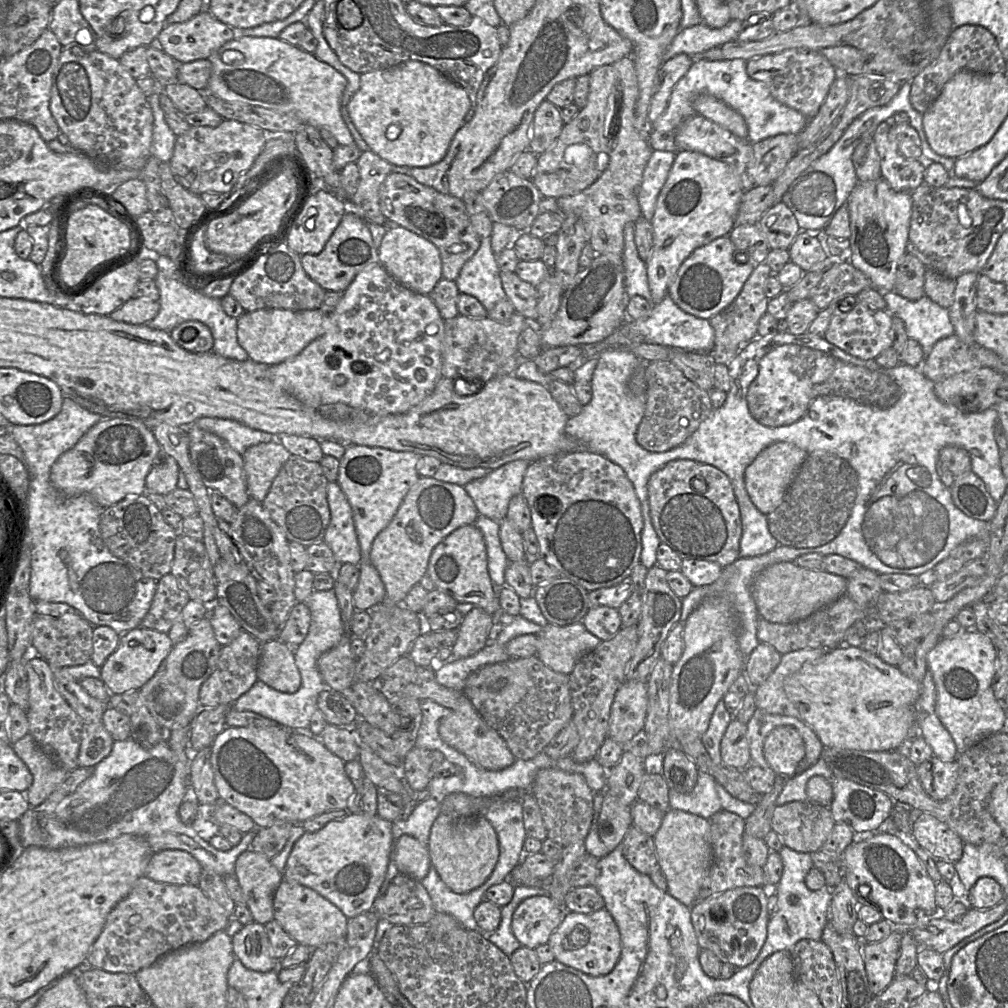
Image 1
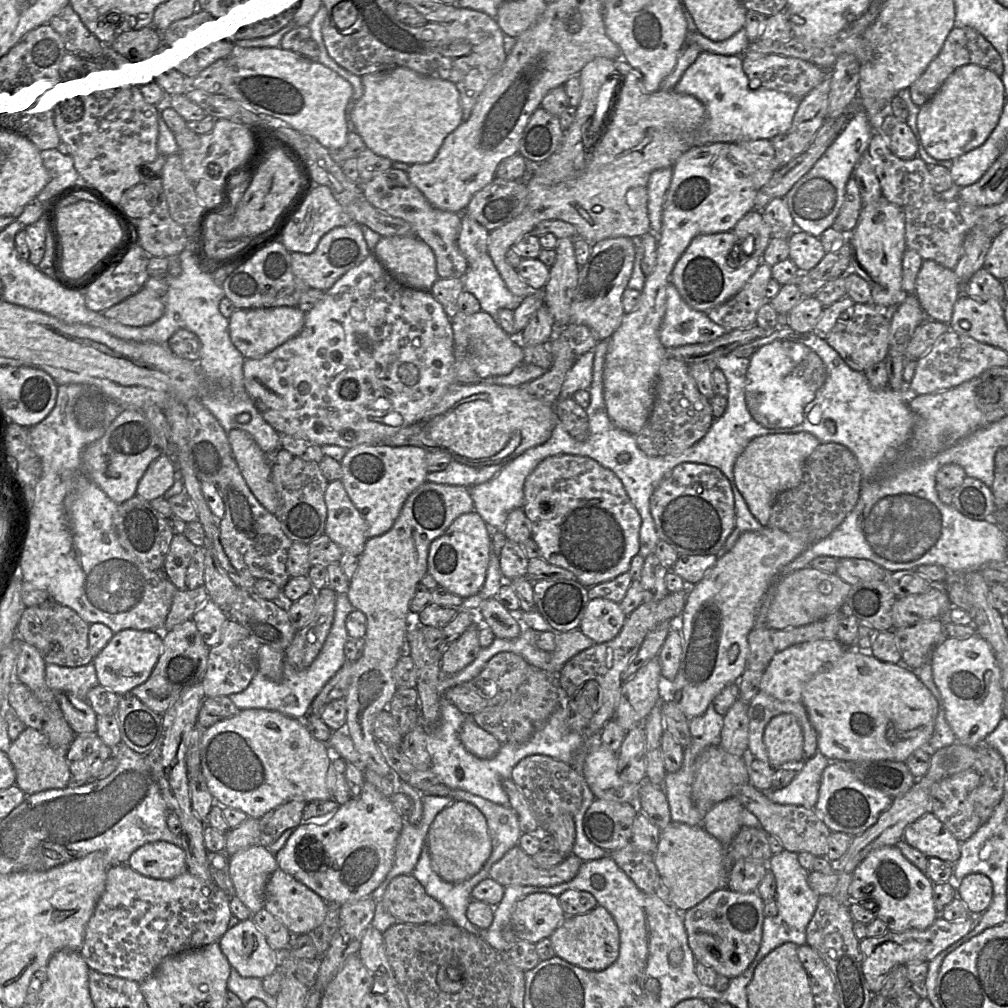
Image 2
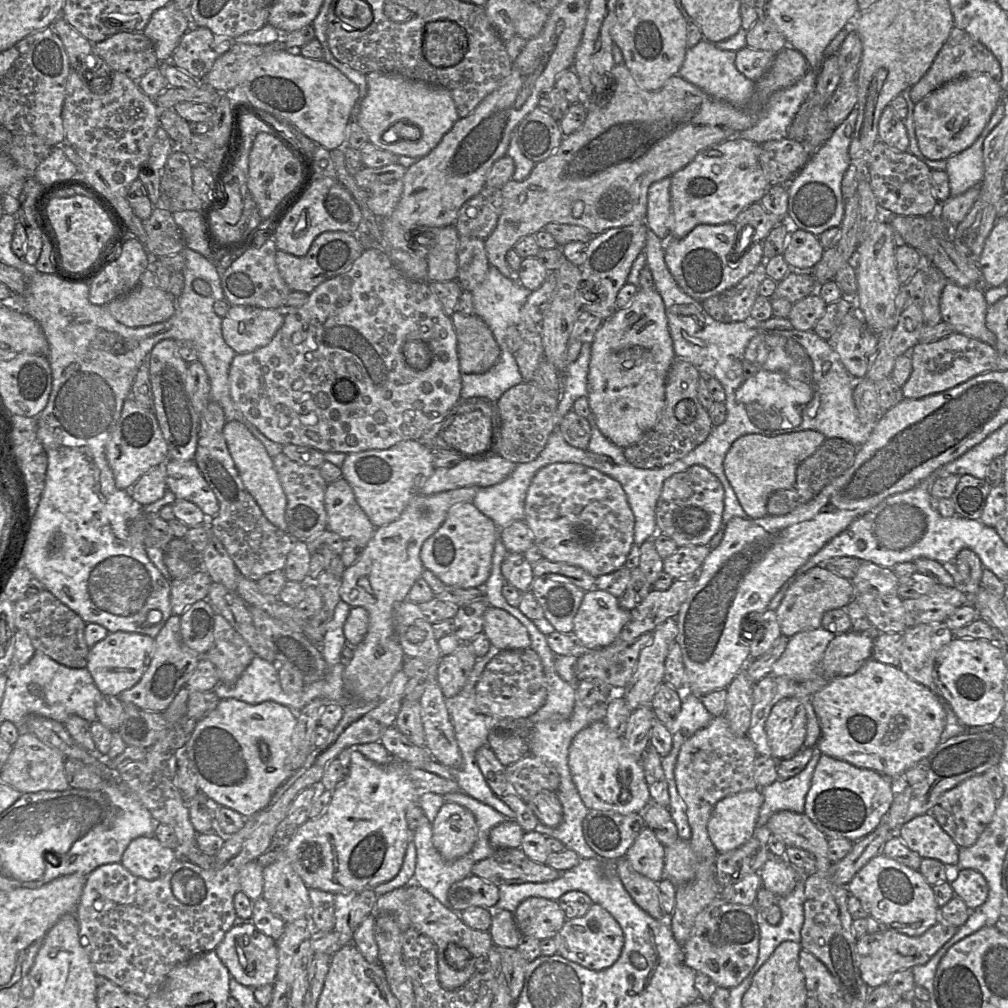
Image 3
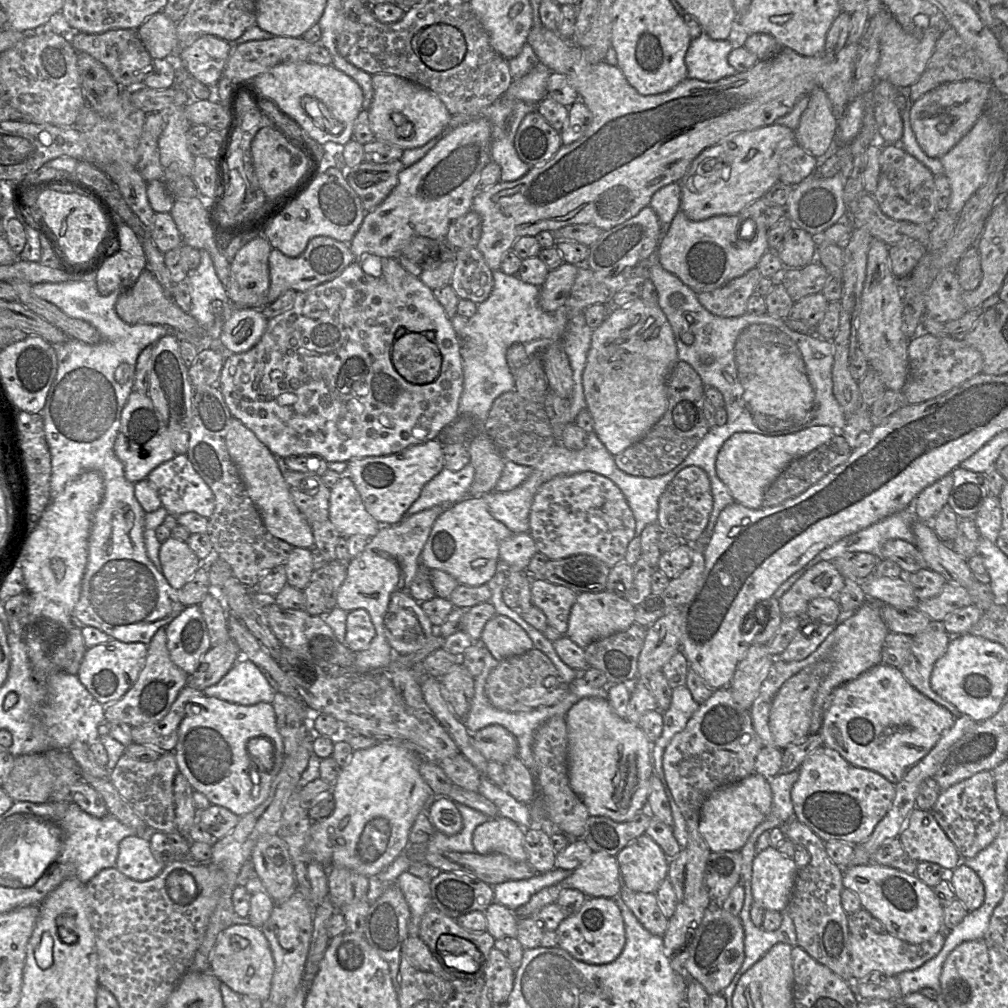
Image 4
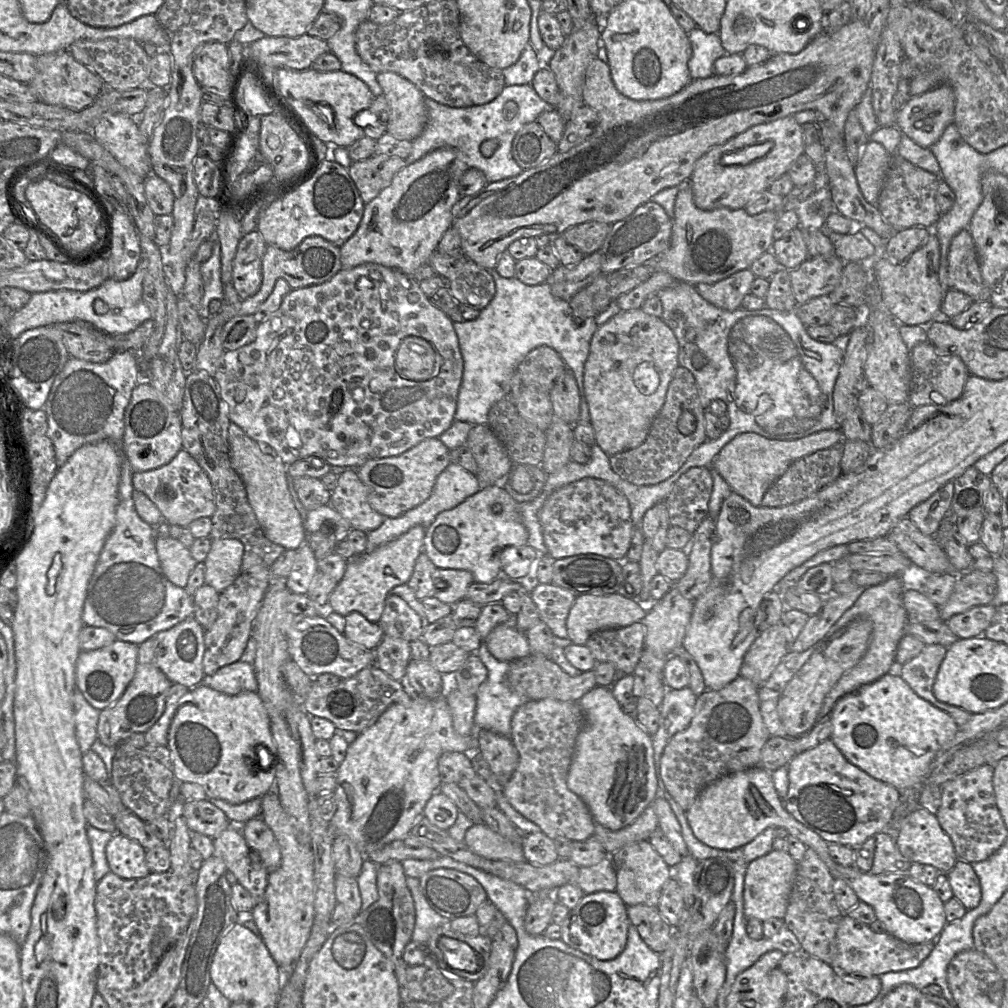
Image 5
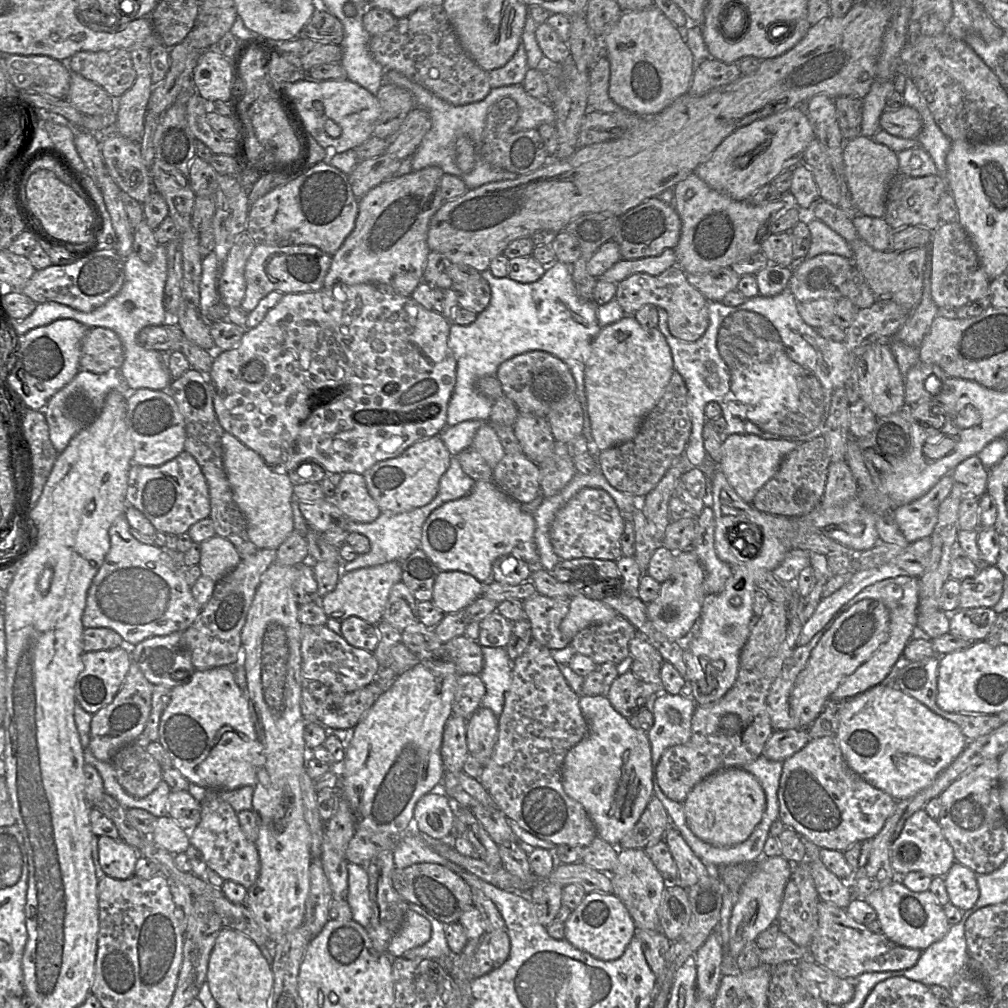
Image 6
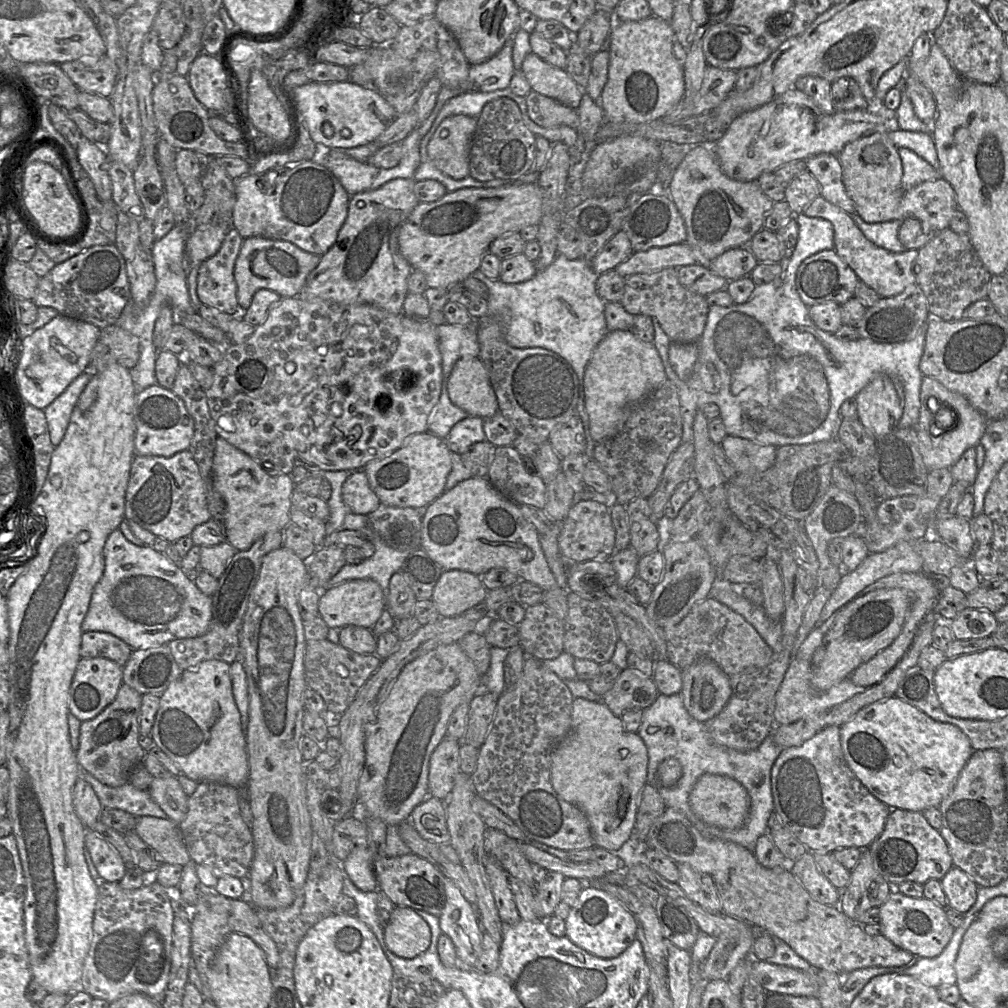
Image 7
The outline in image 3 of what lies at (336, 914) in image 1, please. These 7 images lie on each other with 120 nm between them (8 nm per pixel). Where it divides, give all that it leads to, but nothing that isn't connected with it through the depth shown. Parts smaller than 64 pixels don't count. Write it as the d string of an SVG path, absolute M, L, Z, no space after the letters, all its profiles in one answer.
M286 857L264 867L262 897L268 902L272 913L285 923L310 915L309 888Z

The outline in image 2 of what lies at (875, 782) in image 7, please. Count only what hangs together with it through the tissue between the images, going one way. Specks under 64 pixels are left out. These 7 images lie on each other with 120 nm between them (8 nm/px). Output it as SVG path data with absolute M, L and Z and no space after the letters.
M847 647L829 671L811 678L802 690L801 702L818 735L818 751L831 761L906 761L918 748L927 747L934 731L938 702L915 672L902 663L879 660L869 651Z

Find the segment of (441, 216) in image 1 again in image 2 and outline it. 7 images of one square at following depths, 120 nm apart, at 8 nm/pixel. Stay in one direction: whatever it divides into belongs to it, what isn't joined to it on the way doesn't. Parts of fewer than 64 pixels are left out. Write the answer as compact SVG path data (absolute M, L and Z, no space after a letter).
M394 168L375 176L369 182L361 185L361 188L367 201L372 206L391 217L409 223L413 235L433 250L439 278L464 278L469 269L469 264L457 244L462 225L462 215L460 213L442 211L433 207L410 182L406 172Z

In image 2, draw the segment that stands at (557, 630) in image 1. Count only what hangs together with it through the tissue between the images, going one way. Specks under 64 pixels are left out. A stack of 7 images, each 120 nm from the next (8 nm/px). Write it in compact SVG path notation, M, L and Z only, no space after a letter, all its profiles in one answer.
M579 628L556 633L555 642L556 647L551 652L551 667L556 675L573 656L595 644Z

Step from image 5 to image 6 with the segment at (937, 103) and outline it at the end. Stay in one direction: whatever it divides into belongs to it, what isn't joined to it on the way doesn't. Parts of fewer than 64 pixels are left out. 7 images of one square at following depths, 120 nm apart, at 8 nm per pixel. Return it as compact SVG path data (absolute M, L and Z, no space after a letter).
M914 108L886 109L879 119L880 129L901 138L917 138L922 128L921 116Z

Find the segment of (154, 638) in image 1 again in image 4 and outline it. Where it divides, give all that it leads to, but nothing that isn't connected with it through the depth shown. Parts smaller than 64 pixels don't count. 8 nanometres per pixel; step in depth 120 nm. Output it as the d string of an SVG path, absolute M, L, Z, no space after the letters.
M108 641L86 649L77 676L91 695L107 706L119 700L135 683L147 656L147 645L141 642Z

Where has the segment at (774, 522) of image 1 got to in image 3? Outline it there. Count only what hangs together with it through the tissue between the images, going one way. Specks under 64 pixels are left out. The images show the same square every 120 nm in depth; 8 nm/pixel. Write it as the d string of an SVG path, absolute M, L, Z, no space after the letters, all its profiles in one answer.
M826 438L812 455L798 465L794 487L778 490L770 495L767 503L768 515L783 516L792 512L797 507L810 502L832 480L842 475L852 466L858 448L841 438Z

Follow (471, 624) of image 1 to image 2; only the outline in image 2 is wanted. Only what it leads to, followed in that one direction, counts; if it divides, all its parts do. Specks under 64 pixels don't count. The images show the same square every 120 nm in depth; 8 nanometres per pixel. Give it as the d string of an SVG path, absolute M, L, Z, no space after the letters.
M473 623L442 655L442 675L450 676L461 671L476 659L481 649L479 625Z

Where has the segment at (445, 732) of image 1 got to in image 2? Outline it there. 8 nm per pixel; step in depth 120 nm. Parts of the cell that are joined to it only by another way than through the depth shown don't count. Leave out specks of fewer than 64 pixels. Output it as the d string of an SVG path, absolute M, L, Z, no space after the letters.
M472 717L463 724L459 737L467 751L482 759L494 757L501 747L499 740L480 728Z

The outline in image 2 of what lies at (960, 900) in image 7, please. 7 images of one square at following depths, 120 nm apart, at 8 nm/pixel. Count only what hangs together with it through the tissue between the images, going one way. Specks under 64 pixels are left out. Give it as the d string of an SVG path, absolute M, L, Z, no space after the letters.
M985 874L966 875L958 887L957 895L973 915L981 915L991 904L993 898L992 881Z

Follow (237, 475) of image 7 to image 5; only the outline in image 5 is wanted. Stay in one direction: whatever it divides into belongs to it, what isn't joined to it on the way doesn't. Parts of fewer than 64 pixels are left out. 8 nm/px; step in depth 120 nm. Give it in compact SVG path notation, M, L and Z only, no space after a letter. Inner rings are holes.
M232 422L228 428L228 441L231 465L245 485L248 501L265 536L286 550L298 550L307 543L307 532L289 491L287 465ZM212 539L204 560L205 583L221 593L242 572L244 546L237 539Z

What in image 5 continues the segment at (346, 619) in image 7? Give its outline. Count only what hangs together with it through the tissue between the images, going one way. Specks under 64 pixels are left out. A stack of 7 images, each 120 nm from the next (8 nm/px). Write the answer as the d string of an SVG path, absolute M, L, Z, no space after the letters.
M417 525L373 552L349 560L342 580L330 595L327 608L342 616L359 612L369 621L379 623L389 591L407 584L411 578L415 562L424 549L425 535L426 528Z

